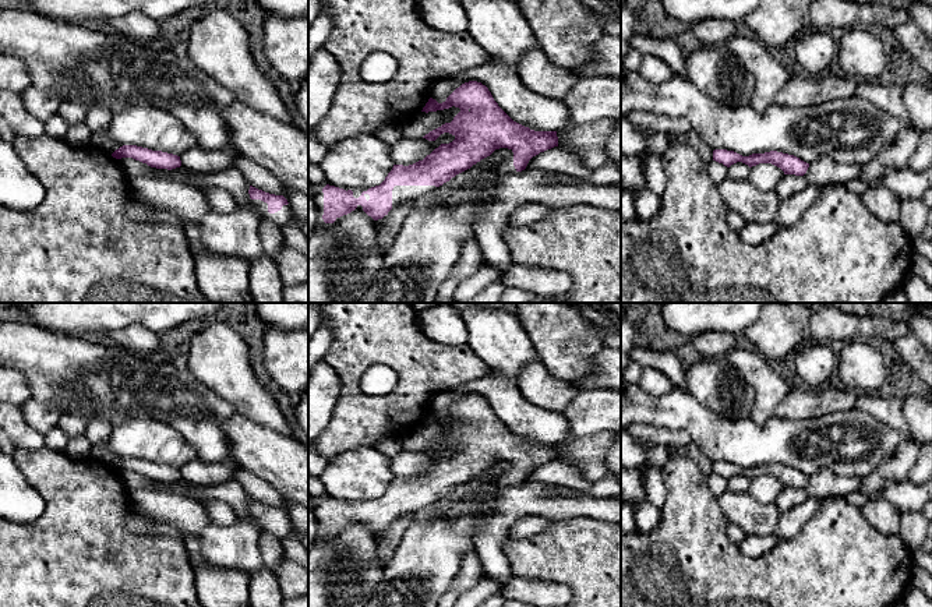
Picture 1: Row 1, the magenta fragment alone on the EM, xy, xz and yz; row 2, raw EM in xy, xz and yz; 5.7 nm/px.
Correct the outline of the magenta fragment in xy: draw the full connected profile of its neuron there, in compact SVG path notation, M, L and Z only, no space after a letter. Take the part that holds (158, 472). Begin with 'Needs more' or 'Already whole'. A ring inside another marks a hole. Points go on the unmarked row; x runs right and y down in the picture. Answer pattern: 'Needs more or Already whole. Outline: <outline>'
Already whole. Outline: M123 458L116 462L112 469L116 472L133 470L156 481L172 483L181 479L180 469L177 467L162 463L152 463L137 458Z

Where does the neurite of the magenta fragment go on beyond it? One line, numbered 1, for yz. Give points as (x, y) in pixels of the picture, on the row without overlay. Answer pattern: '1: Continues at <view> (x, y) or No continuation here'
1: No continuation here

